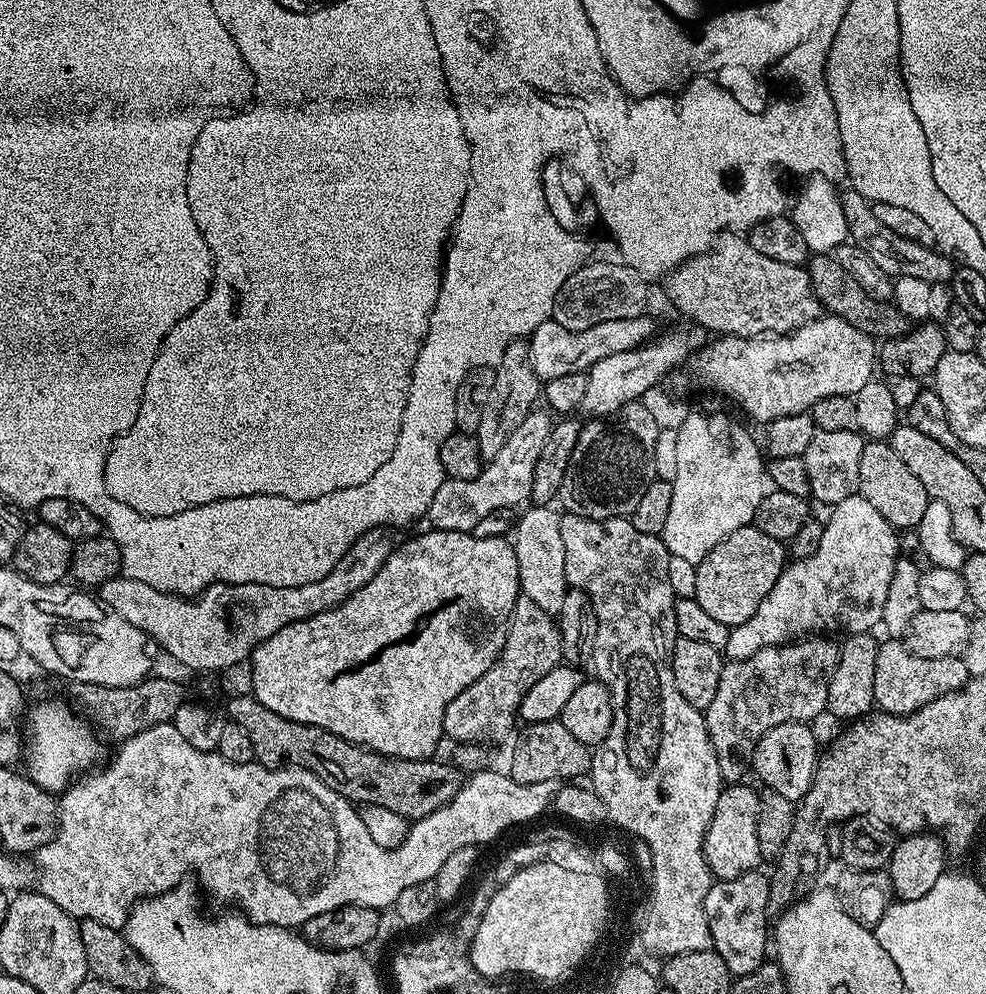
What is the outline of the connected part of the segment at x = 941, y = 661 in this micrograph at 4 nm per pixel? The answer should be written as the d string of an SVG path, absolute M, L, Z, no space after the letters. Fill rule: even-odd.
M896 638L885 639L878 647L878 662L874 662L875 707L895 716L909 716L914 710L942 698L942 694L956 692L968 683L970 677L966 662L953 654L942 658L918 658L907 643Z

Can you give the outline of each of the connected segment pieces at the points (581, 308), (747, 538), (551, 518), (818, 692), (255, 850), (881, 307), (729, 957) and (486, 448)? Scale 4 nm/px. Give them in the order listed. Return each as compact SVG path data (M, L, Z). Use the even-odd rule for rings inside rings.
M597 259L595 262L582 265L574 274L570 274L570 278L566 278L566 282L560 287L554 298L552 319L566 326L566 330L586 330L586 326L598 326L598 322L614 322L618 318L643 316L646 312L644 303L648 300L647 286L649 287L631 268L624 265L607 264L604 260Z
M755 526L739 528L718 542L718 546L714 546L714 550L710 550L710 554L706 554L706 558L697 564L694 599L698 606L702 606L702 610L706 610L706 614L712 615L731 630L746 622L746 618L758 610L762 598L774 590L774 582L778 582L785 567L786 548L781 541L770 538L770 534L762 534L762 530Z
M552 506L525 507L515 521L511 541L518 558L522 595L530 598L534 606L542 606L542 610L550 614L559 614L562 610L562 598L566 598L569 586L566 578L566 546L562 546L561 513L554 509Z
M812 634L795 642L763 648L750 658L725 663L722 678L718 678L718 691L714 693L710 706L703 709L706 730L718 758L718 770L725 781L739 781L743 777L740 775L749 771L752 752L766 730L791 720L812 722L815 716L825 715L830 678L834 678L834 666L838 666L840 657L840 644L832 640L835 639L824 634Z
M171 722L150 726L150 730L142 730L142 734L134 734L117 748L120 749L117 750L116 757L108 765L105 763L99 770L85 775L83 779L73 783L59 797L60 823L56 829L56 837L50 842L46 842L46 846L42 846L34 854L34 868L38 873L38 890L43 896L50 898L50 902L62 906L62 910L66 910L66 914L70 914L72 919L77 922L81 920L102 922L102 926L110 926L117 930L123 929L124 923L128 921L128 915L132 913L132 908L136 905L137 900L169 892L187 877L184 876L187 872L196 872L197 878L195 877L195 879L199 881L202 888L202 883L204 883L204 888L210 895L217 896L218 899L225 900L228 904L237 904L240 907L237 909L255 924L273 924L279 928L296 930L306 922L310 922L310 918L318 918L318 914L338 910L347 904L357 904L377 910L391 909L395 905L398 894L402 894L402 890L407 890L409 886L418 886L418 882L435 881L438 870L442 870L442 862L446 862L446 858L450 858L450 854L454 854L454 850L476 848L481 846L480 844L488 844L491 840L498 839L507 828L512 828L515 824L528 824L531 820L538 819L544 811L547 813L552 799L556 797L558 787L557 781L554 780L530 782L529 784L514 782L512 775L504 773L503 776L502 773L496 772L497 770L471 773L461 783L458 794L454 794L454 798L449 804L434 810L434 814L415 821L409 827L408 837L406 842L402 842L402 846L383 848L378 846L378 842L374 842L374 838L370 838L366 826L362 826L362 818L357 805L353 804L351 800L347 800L342 794L330 790L330 786L326 786L326 782L322 782L322 778L310 774L310 770L267 768L255 762L251 764L226 762L226 758L222 758L217 751L194 750L194 746L190 746L190 742L186 742L186 738L182 738L182 734L178 734L178 730Z
M813 255L806 267L814 294L819 298L821 309L827 315L850 322L854 330L862 330L862 334L880 342L893 340L908 332L910 321L906 318L906 314L902 314L902 310L898 310L898 306L891 300L873 300L872 296L866 294L866 290L862 290L856 279L831 255Z
M753 870L742 874L738 878L729 880L716 880L710 886L706 894L704 909L706 910L706 922L710 926L710 938L712 939L711 951L717 952L726 962L726 966L732 971L733 977L739 978L758 970L758 966L765 963L767 954L770 952L770 913L768 903L770 902L769 877Z
M523 339L513 340L510 346L506 346L506 354L502 354L494 371L496 374L494 386L484 403L482 422L478 422L478 430L474 433L480 457L485 462L492 460L494 454L498 454L498 450L502 450L502 446L506 446L506 438L510 438L510 434L520 425L522 418L526 418L528 413L533 411L535 404L532 403L538 400L542 392L542 381L534 374L534 366L530 362L530 350Z

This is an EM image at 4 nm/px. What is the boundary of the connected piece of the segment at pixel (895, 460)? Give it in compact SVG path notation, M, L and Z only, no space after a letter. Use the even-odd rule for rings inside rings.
M882 440L865 443L862 462L858 462L858 478L859 495L865 496L870 506L874 506L874 510L878 510L878 514L882 514L882 518L886 518L886 522L890 522L893 528L914 530L922 522L922 514L930 499L928 491L922 482L918 482L918 478L914 478L914 474L910 474L909 468L902 463L902 458L894 454L891 443Z

